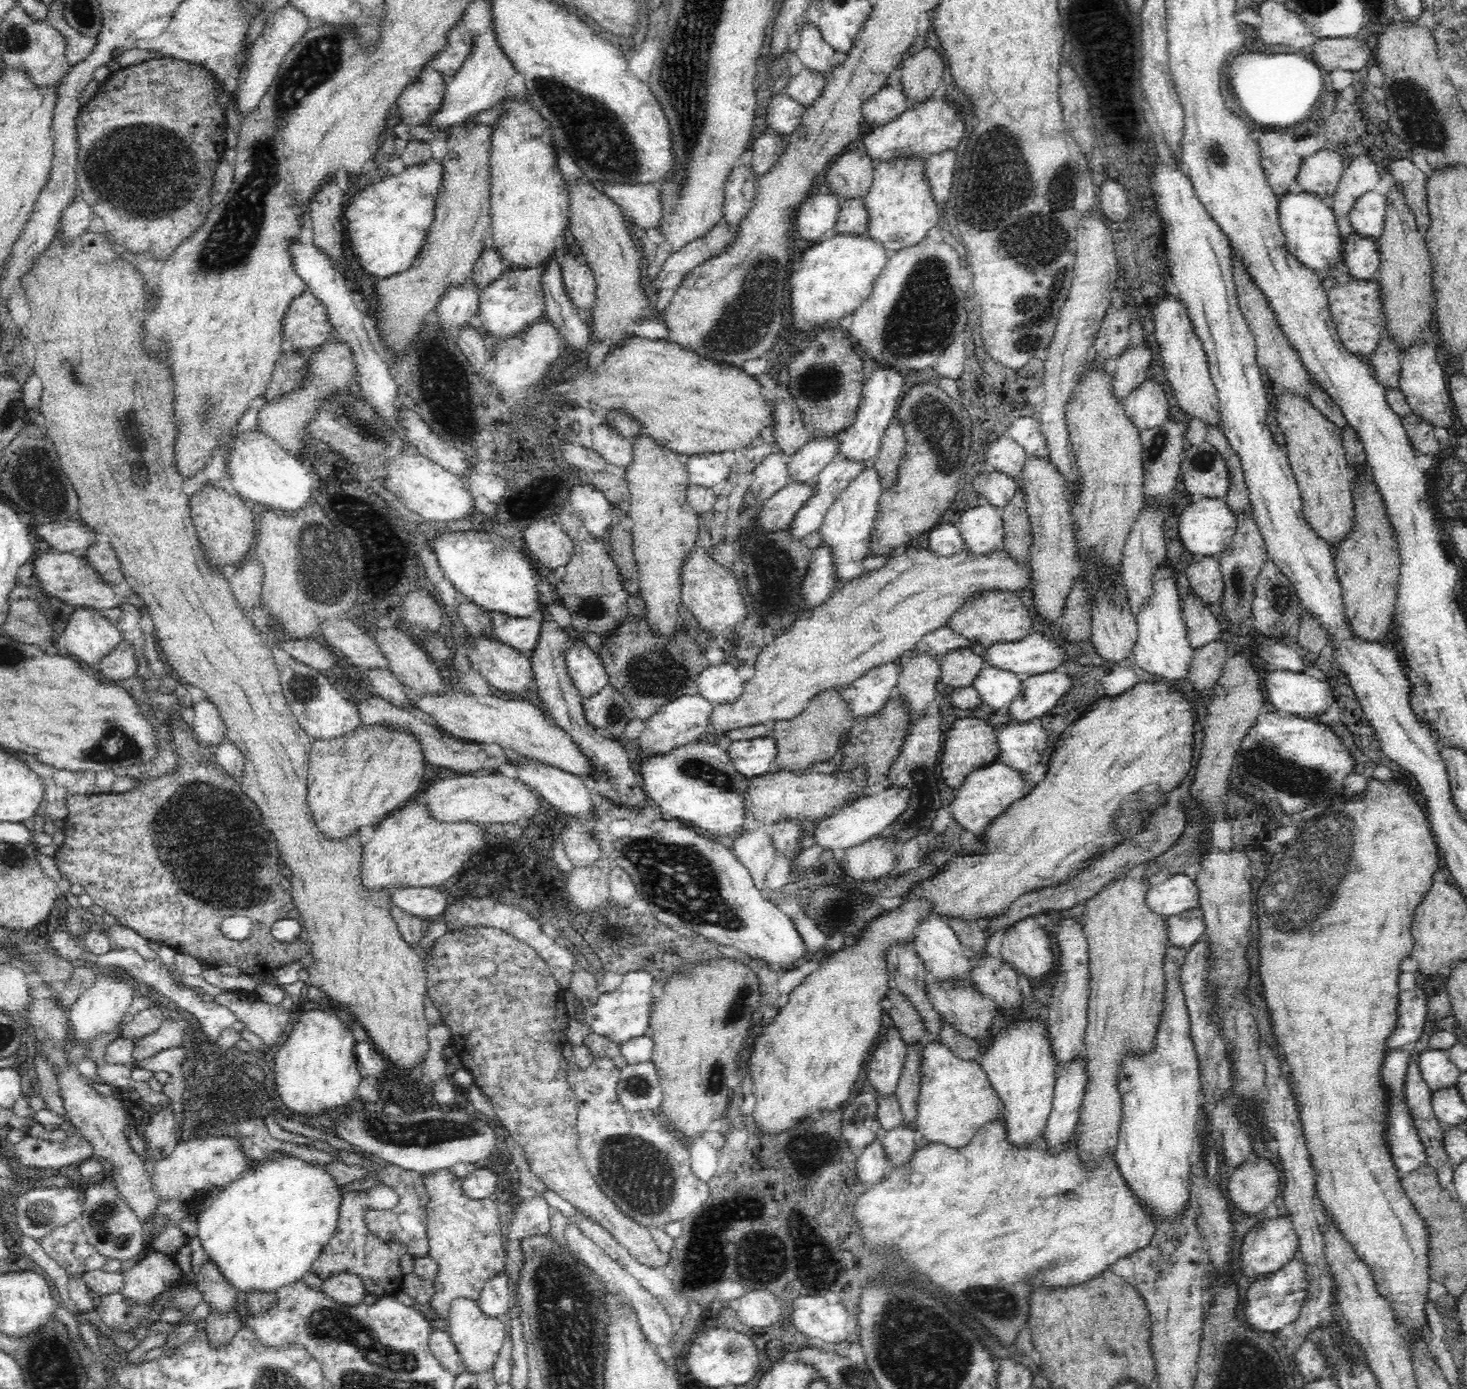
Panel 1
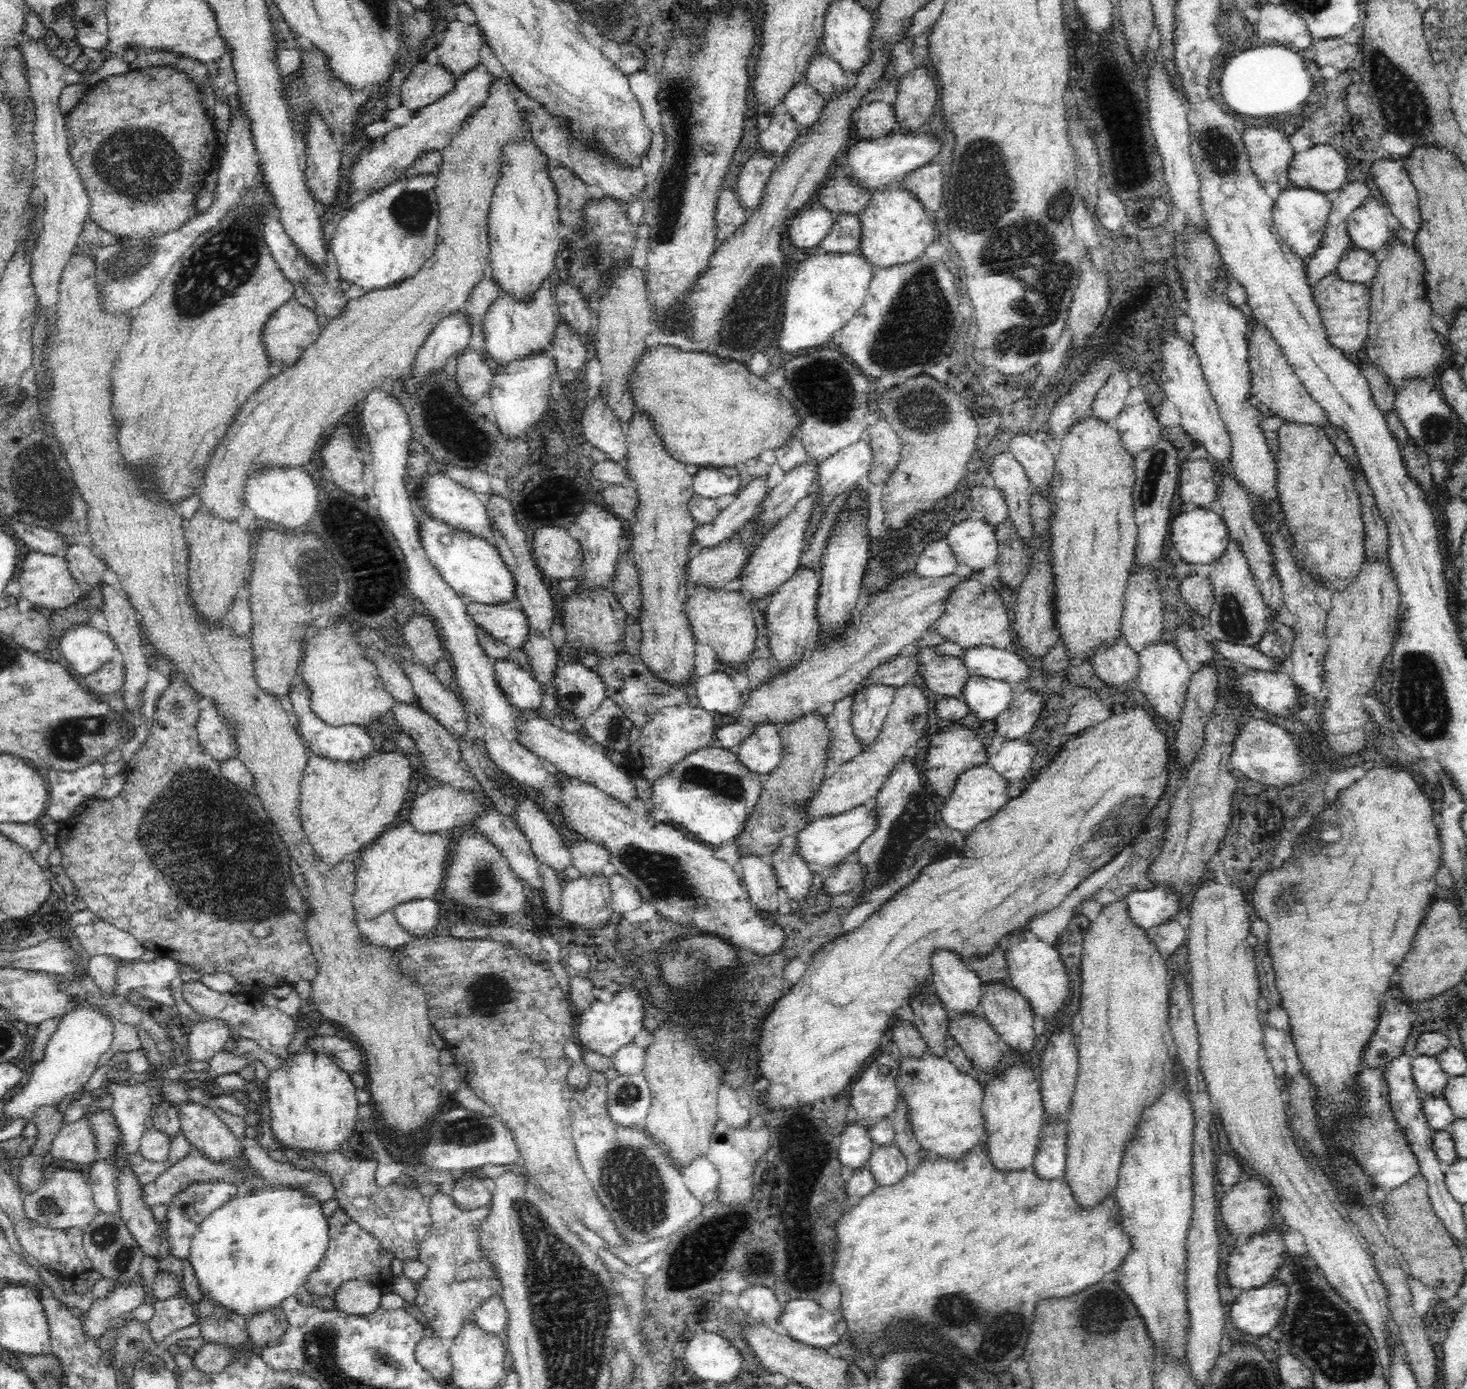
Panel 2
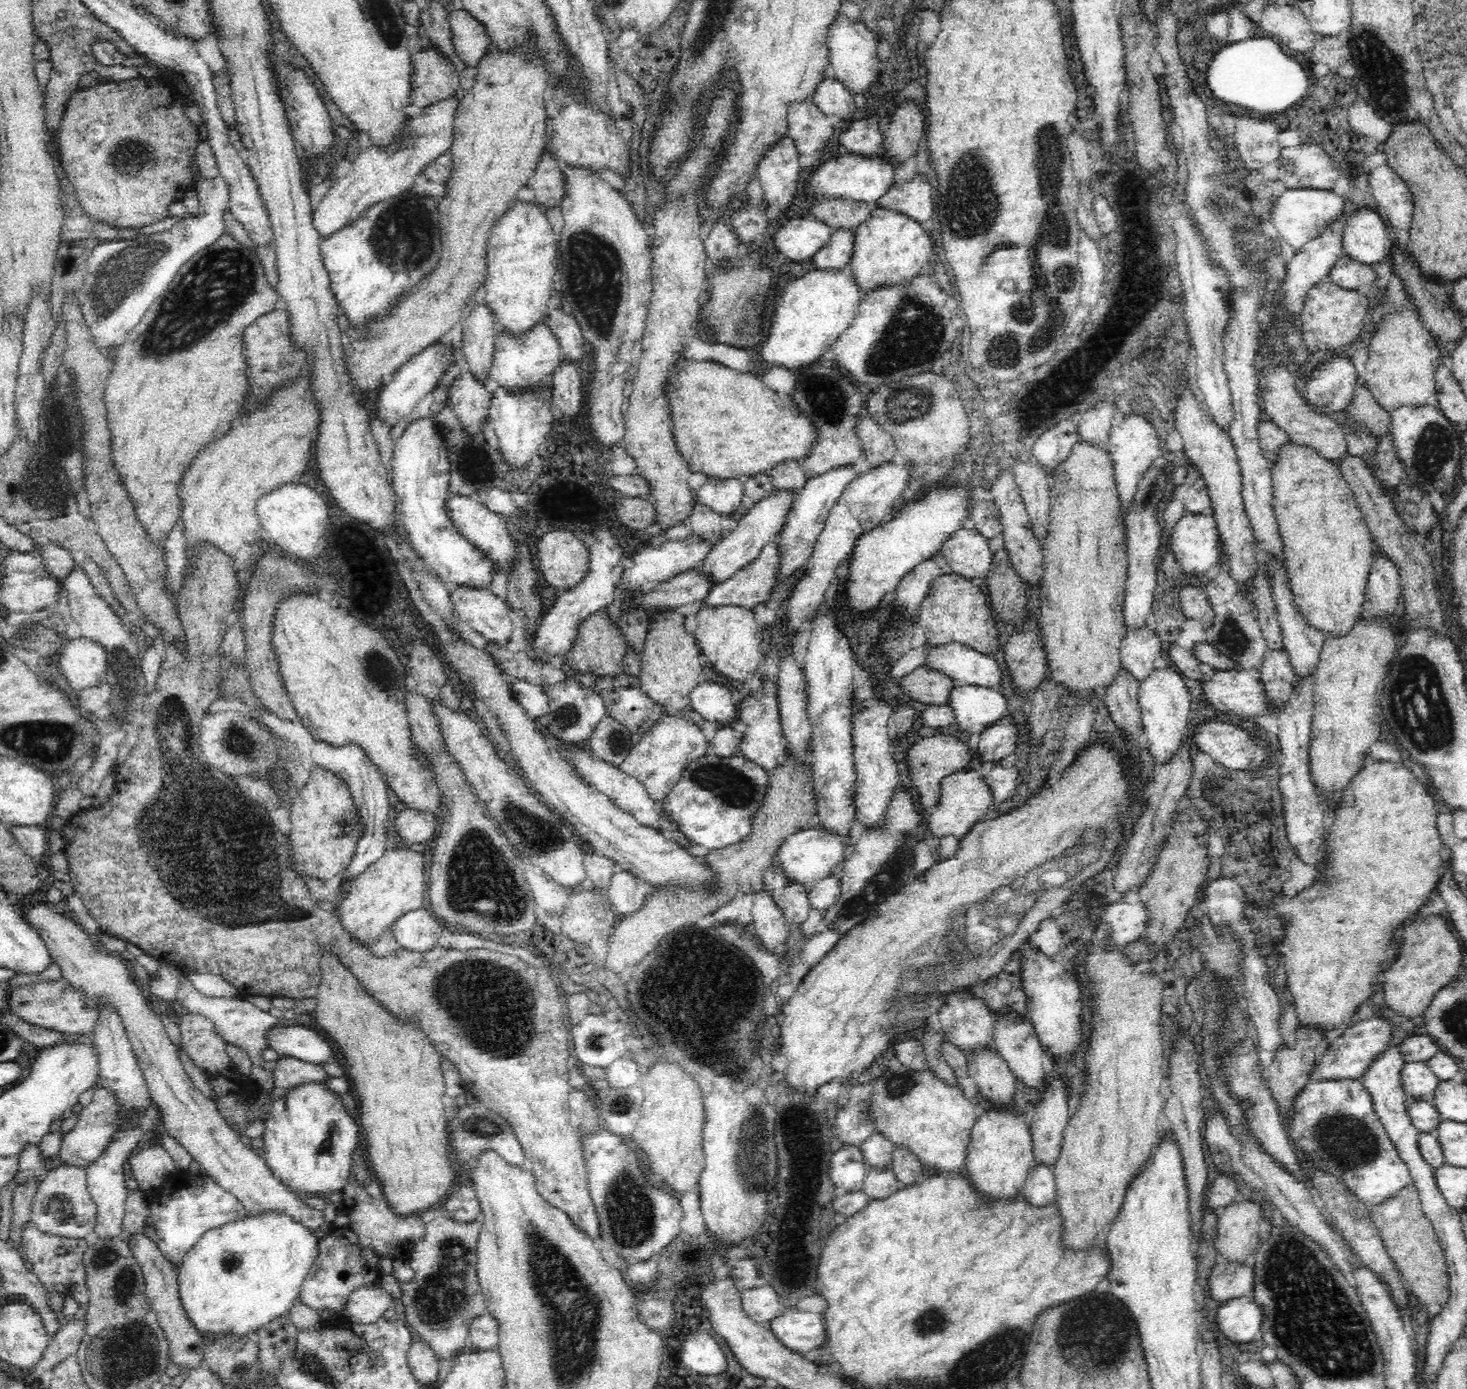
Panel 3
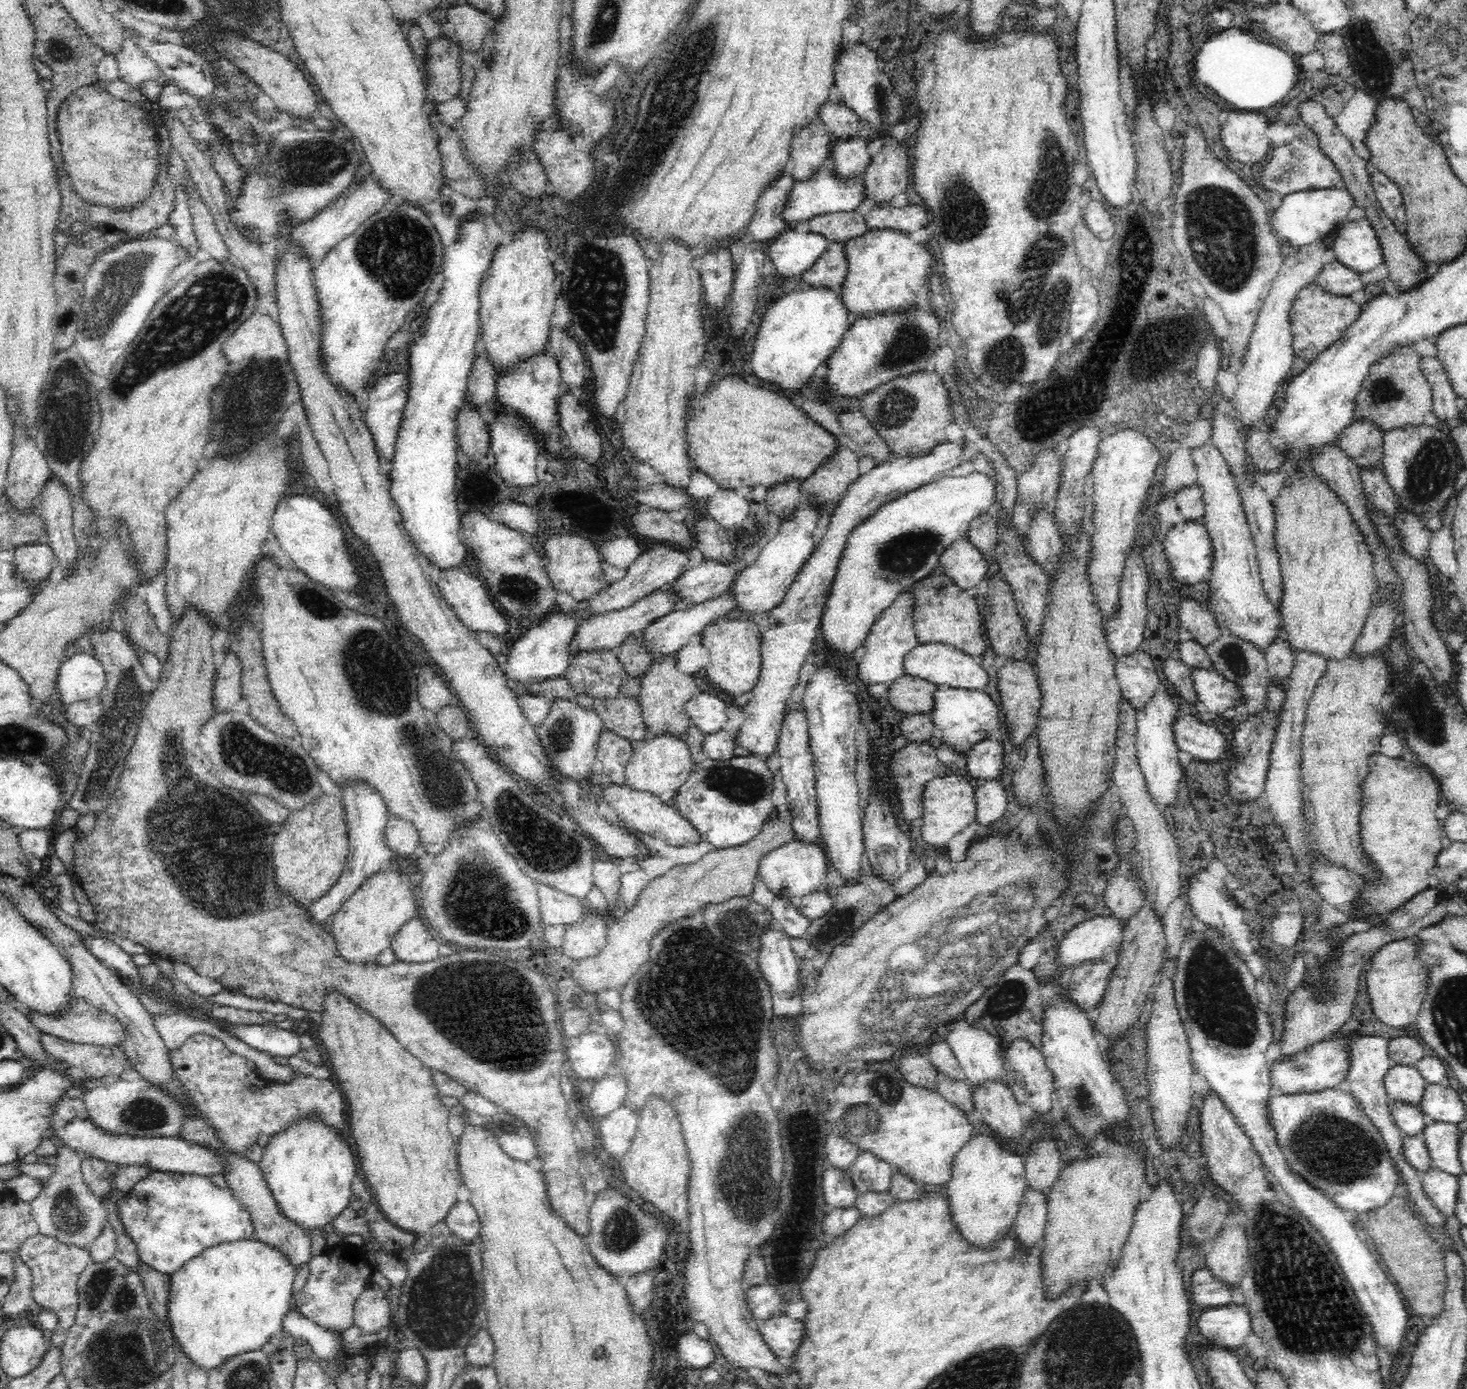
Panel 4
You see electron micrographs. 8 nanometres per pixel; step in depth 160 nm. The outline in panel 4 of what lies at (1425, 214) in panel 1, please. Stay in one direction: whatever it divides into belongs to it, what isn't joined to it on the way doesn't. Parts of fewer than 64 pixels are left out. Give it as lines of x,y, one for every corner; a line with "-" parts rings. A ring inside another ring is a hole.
1378,170
1371,173
1371,183
1379,206
1385,215
1392,220
1402,234
1406,235
1406,209
1404,208
1401,186

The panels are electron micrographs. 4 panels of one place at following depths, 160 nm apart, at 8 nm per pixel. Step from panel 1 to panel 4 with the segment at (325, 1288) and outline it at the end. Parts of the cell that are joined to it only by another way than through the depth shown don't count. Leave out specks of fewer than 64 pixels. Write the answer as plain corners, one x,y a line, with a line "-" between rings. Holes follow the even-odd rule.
379,1286
366,1287
354,1301
354,1325
364,1332
379,1331
386,1323
390,1323
390,1302

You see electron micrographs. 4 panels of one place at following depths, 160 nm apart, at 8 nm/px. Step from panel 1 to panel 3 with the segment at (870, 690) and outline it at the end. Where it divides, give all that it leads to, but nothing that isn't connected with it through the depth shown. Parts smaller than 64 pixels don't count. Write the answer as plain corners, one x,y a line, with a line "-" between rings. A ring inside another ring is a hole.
877,700
852,718
853,759
856,788
854,790
855,818
863,826
878,823
886,810
887,800
900,784
896,764
890,754
892,706
886,700

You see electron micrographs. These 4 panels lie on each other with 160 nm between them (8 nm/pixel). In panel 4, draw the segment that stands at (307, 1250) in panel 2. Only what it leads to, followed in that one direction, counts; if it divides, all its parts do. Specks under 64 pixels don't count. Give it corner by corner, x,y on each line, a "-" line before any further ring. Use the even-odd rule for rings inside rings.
255,1235
203,1248
171,1274
168,1319
172,1331
189,1358
207,1370
216,1368
240,1352
260,1350
283,1327
286,1314
292,1308
292,1286
296,1274
296,1265
284,1248
266,1243

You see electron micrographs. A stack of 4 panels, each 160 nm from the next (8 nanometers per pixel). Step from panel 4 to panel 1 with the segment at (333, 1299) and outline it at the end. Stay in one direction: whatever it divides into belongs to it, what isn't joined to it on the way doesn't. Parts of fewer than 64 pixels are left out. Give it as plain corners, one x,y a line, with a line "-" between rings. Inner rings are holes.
384,1183
376,1184
367,1190
343,1194
336,1232
311,1264
311,1271
322,1279
337,1272
353,1272
362,1279
364,1288
373,1299
392,1297
400,1292
405,1275
400,1264
402,1256
407,1253
406,1245
397,1240
382,1240
369,1231
365,1221
366,1212
394,1208
398,1206
399,1198
396,1190

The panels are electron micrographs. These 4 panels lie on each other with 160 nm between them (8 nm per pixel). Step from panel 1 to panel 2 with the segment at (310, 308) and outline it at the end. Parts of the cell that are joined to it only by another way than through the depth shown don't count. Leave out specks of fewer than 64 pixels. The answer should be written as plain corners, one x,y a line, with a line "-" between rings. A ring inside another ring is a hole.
292,298
284,306
278,308
268,320
262,332
262,343
266,345
266,353
270,355
270,362
284,361
286,366
290,366
302,356
306,348
318,340
322,330
318,314

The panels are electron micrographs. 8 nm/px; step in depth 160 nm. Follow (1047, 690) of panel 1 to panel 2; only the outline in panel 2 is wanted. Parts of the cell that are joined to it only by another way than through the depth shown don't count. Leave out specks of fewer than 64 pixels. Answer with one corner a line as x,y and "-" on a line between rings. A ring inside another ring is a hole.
1038,690
1016,692
1008,708
994,719
996,721
994,732
998,732
998,736
1003,736
1005,739
1027,736
1042,711
1046,710
1044,706
1046,696
1042,692

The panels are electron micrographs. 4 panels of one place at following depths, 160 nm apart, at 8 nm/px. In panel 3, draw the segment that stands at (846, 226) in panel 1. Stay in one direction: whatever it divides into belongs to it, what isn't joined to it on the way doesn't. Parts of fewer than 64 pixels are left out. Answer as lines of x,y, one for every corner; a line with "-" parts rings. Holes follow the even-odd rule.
837,228
834,229
830,240
810,258
808,265
816,268
839,269
851,262
853,250
853,229

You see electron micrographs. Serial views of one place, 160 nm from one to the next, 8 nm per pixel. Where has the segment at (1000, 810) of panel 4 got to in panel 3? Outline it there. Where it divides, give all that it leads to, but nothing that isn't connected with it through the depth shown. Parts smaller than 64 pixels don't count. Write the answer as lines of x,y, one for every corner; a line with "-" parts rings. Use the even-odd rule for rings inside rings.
936,733
933,736
922,737
908,748
905,764
908,768
911,787
918,792
918,803
922,803
922,810
934,808
941,796
942,779
954,774
956,771
973,768
970,766
974,758
974,752
970,750
968,743
952,734
-
1010,754
1006,759
993,763
982,762
978,770
993,788
995,806
1012,797
1014,790
1018,788
1017,780
1020,772
1018,772
1018,762
1013,758
1014,755

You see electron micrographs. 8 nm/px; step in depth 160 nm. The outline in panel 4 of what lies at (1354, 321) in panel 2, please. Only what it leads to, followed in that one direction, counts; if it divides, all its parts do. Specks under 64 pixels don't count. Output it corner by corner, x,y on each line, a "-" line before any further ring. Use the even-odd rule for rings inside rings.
1316,282
1302,288
1298,292
1298,296
1292,304
1292,312
1290,312
1292,333
1294,333
1292,345
1294,345
1298,367
1310,363
1331,344
1338,342
1346,329
1355,320
1358,320
1362,309
1363,307
1356,304
1350,295
1334,295

